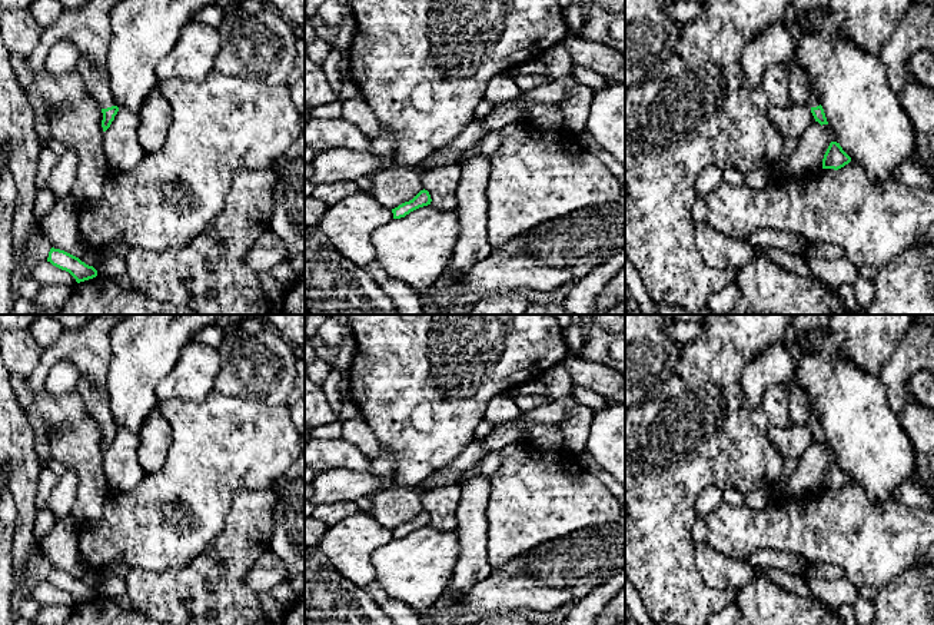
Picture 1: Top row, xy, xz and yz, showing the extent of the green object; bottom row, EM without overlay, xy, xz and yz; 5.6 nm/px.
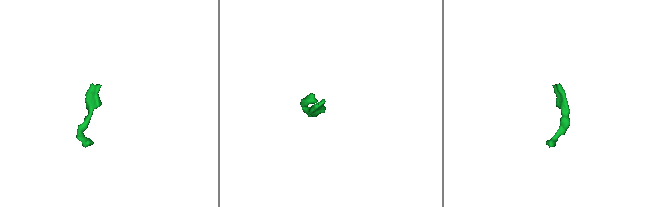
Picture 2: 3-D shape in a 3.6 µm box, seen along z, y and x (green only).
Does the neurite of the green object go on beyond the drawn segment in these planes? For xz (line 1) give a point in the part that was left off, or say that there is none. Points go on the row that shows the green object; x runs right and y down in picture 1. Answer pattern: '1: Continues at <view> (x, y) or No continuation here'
1: No continuation here

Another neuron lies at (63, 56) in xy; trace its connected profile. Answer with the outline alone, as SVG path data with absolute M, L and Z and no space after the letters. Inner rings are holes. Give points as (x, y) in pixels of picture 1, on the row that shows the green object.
M62 39L51 46L44 60L44 69L51 74L64 74L77 69L79 59L77 46L72 40Z

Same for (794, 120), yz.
M791 104L784 109L768 106L765 113L785 137L800 137L814 120L808 104Z

